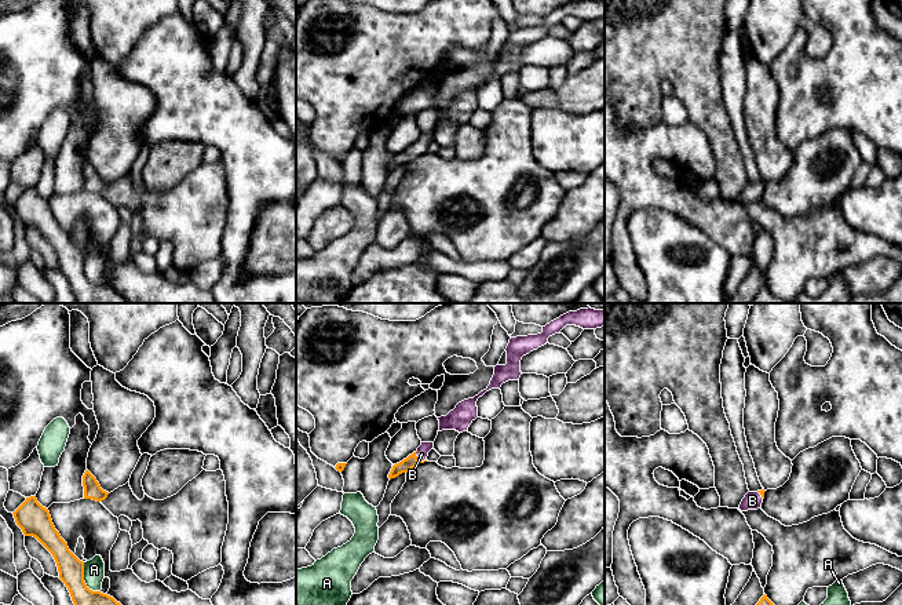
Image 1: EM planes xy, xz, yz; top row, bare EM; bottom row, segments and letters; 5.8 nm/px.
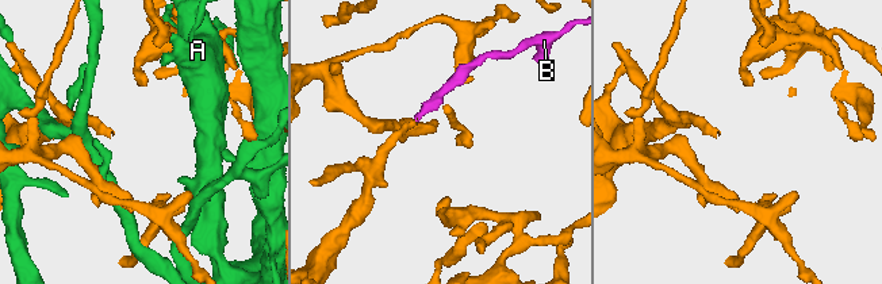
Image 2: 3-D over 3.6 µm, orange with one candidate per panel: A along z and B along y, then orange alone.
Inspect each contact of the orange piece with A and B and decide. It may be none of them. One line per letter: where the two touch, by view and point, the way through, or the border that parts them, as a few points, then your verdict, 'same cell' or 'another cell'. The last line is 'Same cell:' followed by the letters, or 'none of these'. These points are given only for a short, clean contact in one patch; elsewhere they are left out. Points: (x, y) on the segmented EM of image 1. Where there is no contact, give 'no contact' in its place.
A: meets orange in xy at (83, 580); another cell
B: meets orange in xz at (417, 459); runs through xz (411, 462), (417, 459), (422, 454); same cell
Same cell: B

